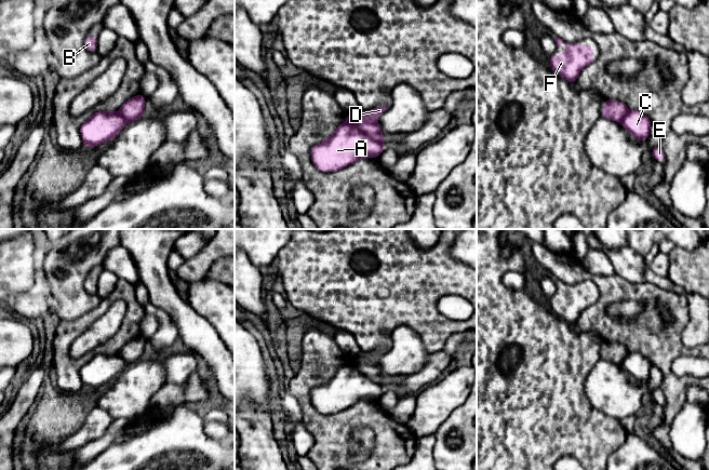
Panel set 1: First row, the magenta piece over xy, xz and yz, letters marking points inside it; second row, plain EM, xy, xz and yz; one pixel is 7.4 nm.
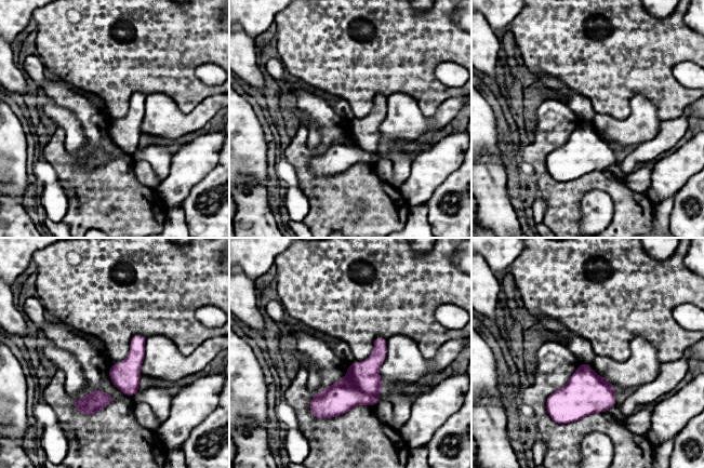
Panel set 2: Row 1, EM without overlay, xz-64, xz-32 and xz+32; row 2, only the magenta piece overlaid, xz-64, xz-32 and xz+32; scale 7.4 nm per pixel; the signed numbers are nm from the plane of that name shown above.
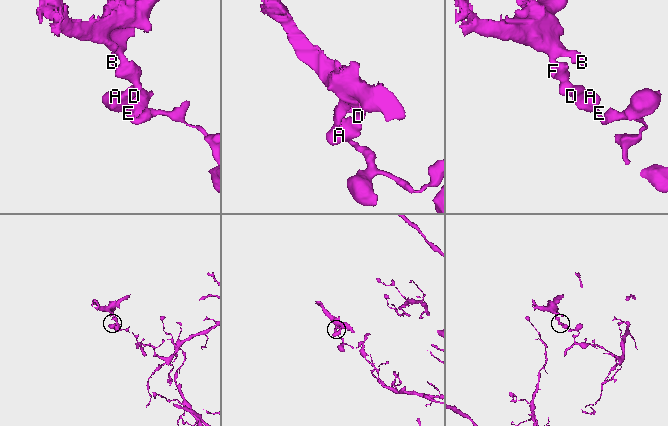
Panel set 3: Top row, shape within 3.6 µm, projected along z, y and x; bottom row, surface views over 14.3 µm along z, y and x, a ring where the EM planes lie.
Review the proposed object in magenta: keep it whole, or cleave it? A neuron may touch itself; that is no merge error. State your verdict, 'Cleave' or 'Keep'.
Cleave

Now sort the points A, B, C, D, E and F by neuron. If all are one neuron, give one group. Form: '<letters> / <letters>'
A C E / B D F

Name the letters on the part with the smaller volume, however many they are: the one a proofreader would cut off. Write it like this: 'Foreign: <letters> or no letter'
Foreign: B, D, F

